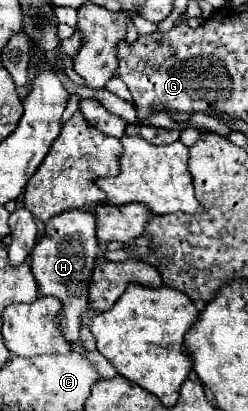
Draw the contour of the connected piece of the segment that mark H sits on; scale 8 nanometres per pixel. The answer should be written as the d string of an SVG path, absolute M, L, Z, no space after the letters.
M64 211L46 223L46 235L36 243L30 253L30 269L36 277L38 289L42 295L52 295L60 299L60 331L70 345L74 345L82 355L84 345L80 339L80 321L82 313L90 309L90 275L94 271L98 255L98 239L96 239L96 217L86 211Z

